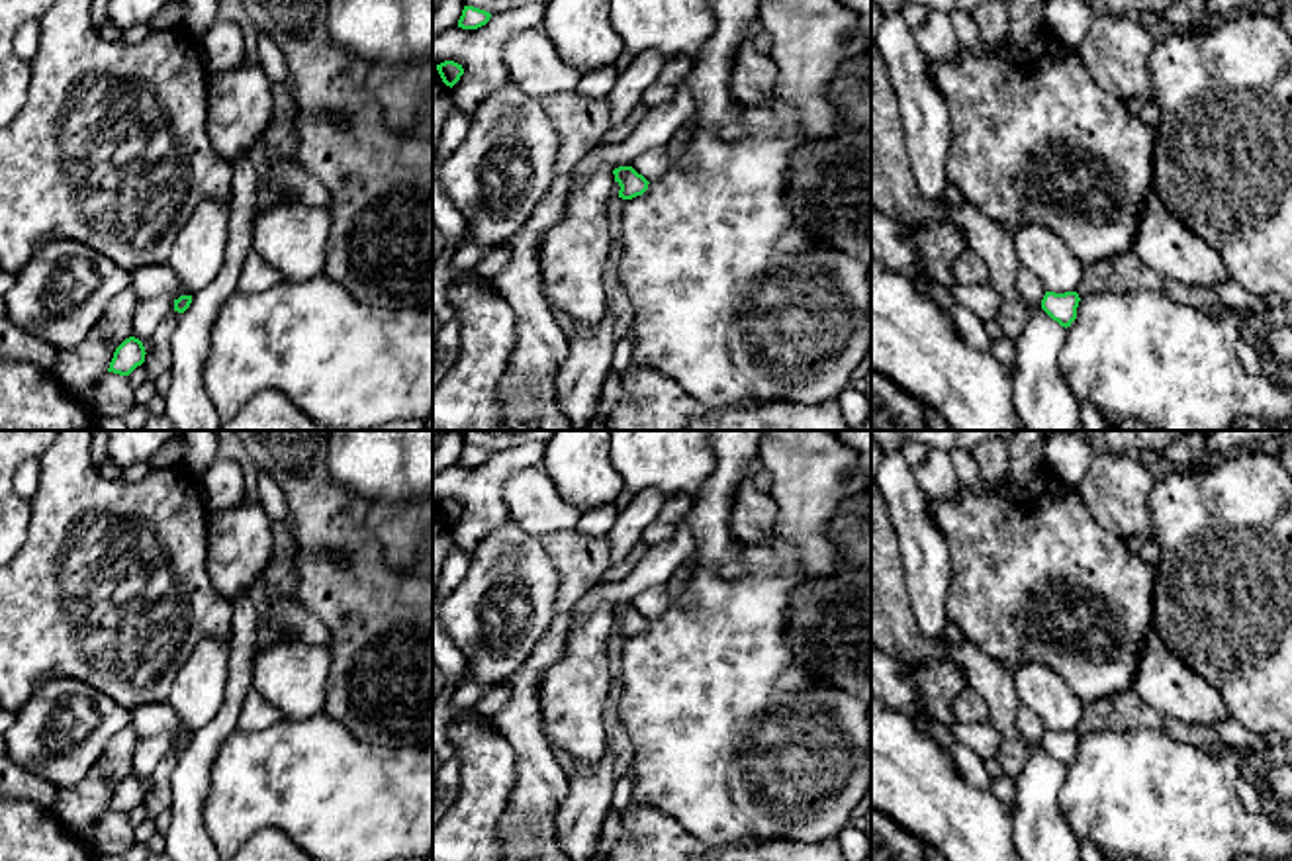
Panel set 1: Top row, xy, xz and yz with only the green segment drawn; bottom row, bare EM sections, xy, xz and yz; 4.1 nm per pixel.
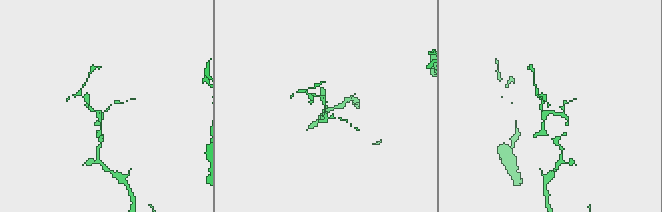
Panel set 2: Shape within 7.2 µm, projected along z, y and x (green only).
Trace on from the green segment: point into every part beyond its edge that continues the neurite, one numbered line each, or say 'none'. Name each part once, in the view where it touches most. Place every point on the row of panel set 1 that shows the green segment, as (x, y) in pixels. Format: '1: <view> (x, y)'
none

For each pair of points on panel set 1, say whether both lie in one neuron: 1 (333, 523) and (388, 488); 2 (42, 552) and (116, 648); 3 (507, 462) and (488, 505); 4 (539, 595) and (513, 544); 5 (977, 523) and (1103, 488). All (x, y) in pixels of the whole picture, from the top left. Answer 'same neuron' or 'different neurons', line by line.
1: different neurons
2: same neuron
3: same neuron
4: same neuron
5: different neurons

